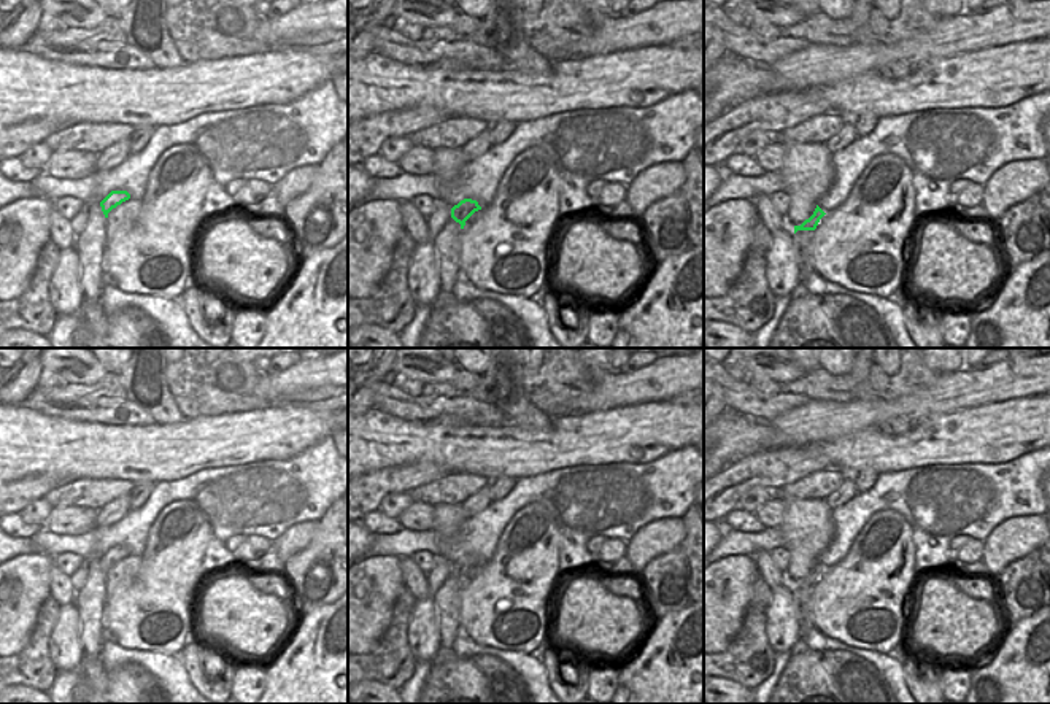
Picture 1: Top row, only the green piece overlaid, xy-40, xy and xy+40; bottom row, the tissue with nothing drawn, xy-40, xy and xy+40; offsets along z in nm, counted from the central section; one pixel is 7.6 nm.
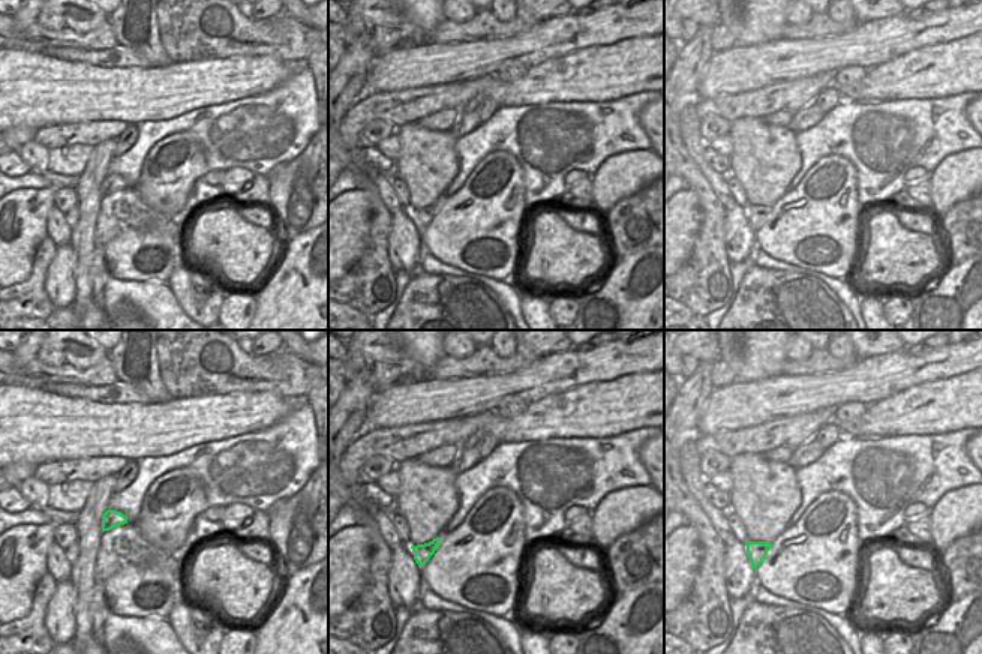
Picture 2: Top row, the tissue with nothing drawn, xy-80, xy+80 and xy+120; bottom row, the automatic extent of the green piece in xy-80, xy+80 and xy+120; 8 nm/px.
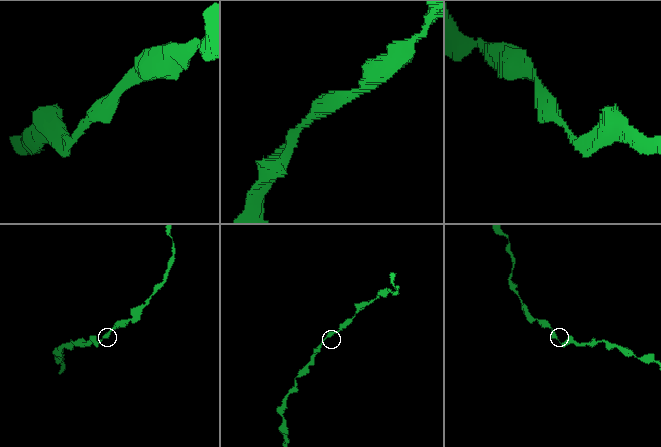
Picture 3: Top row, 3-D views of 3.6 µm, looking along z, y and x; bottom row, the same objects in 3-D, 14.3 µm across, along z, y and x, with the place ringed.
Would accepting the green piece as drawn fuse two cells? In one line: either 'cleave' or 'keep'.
keep

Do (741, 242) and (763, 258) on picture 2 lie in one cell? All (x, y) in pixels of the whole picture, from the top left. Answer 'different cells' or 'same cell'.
different cells

